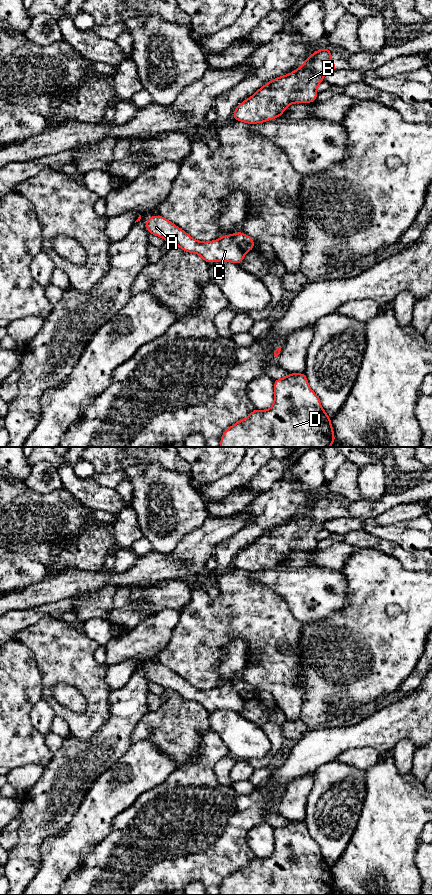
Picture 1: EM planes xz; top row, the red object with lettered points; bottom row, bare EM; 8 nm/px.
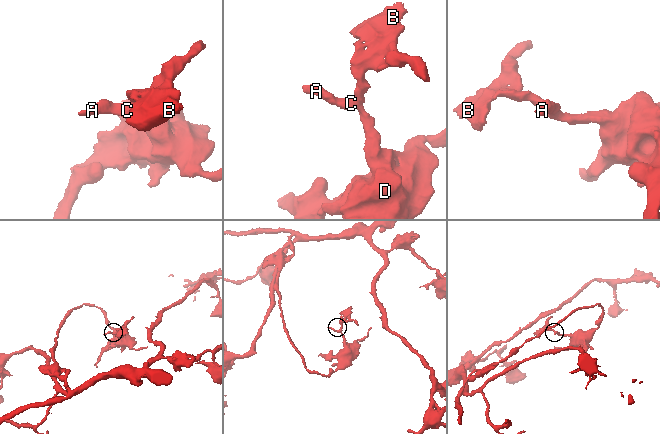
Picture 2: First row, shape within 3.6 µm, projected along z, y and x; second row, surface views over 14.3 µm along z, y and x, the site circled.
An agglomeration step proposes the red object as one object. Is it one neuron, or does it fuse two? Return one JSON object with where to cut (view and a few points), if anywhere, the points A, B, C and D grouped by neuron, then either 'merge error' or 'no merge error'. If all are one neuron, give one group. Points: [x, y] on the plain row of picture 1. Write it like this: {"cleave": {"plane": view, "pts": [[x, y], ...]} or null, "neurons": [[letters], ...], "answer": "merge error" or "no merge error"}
{"cleave": {"plane": "xz", "pts": [[231, 683], [245, 699]]}, "neurons": [["A", "C", "D"], ["B"]], "answer": "merge error"}

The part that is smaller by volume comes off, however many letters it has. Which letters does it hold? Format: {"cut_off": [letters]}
{"cut_off": ["B"]}

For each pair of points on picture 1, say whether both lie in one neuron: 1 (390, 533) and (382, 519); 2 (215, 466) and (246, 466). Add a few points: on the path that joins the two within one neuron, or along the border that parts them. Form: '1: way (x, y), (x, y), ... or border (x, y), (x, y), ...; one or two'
1: border (374, 518), (383, 525), (408, 519); two
2: border (243, 457), (233, 471), (217, 479); two

